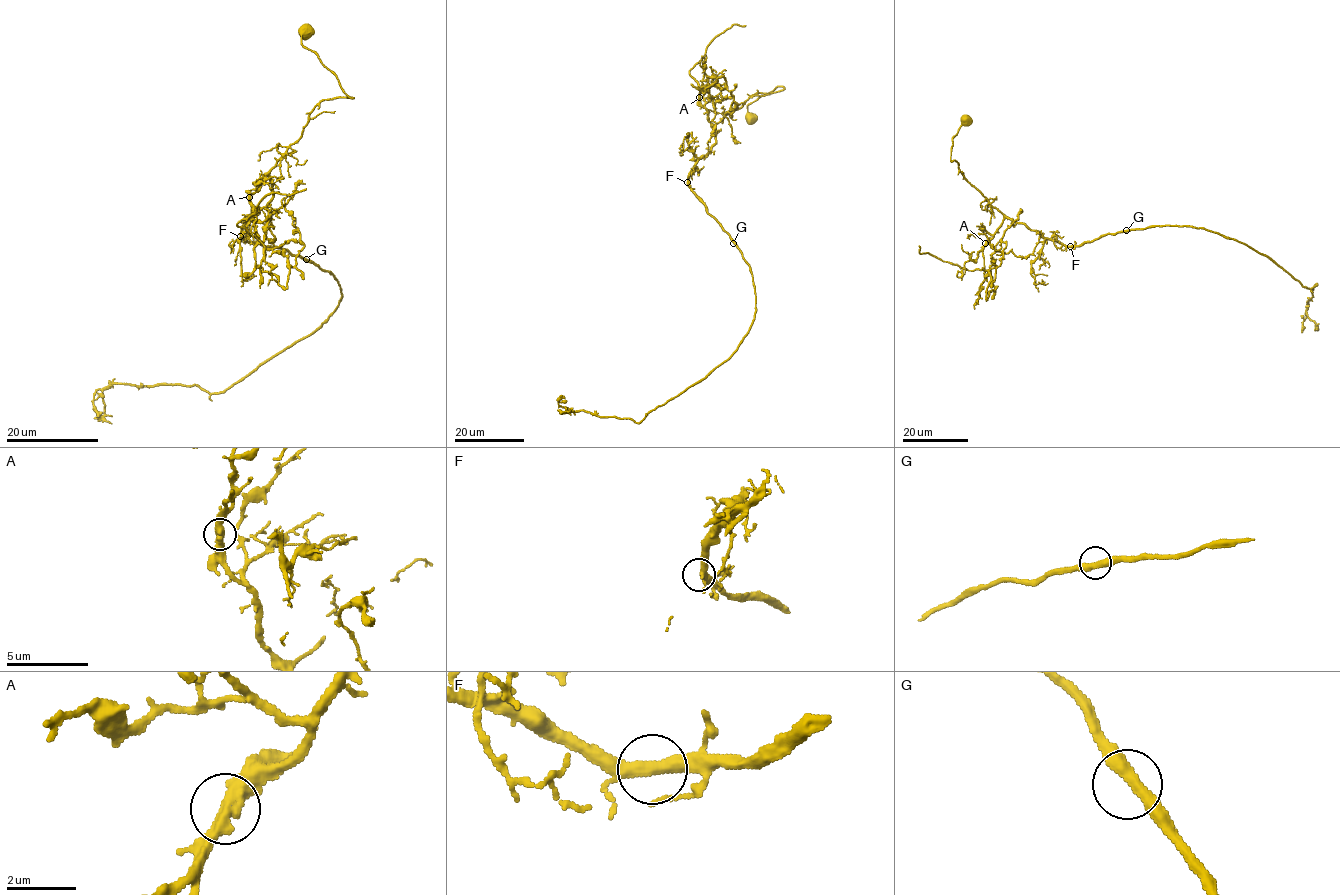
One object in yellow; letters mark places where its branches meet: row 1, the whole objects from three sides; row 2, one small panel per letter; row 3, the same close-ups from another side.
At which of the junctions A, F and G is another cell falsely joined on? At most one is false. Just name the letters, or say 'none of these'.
A

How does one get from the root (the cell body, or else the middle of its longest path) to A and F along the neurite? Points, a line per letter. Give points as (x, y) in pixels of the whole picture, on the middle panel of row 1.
A: (734, 241), (707, 211), (704, 203), (688, 183), (693, 165), (715, 143), (715, 128), (699, 97)
F: (734, 241), (687, 182)

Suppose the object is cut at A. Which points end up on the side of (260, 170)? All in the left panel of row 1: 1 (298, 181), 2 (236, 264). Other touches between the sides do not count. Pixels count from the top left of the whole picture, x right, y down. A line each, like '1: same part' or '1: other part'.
1: other part
2: same part

